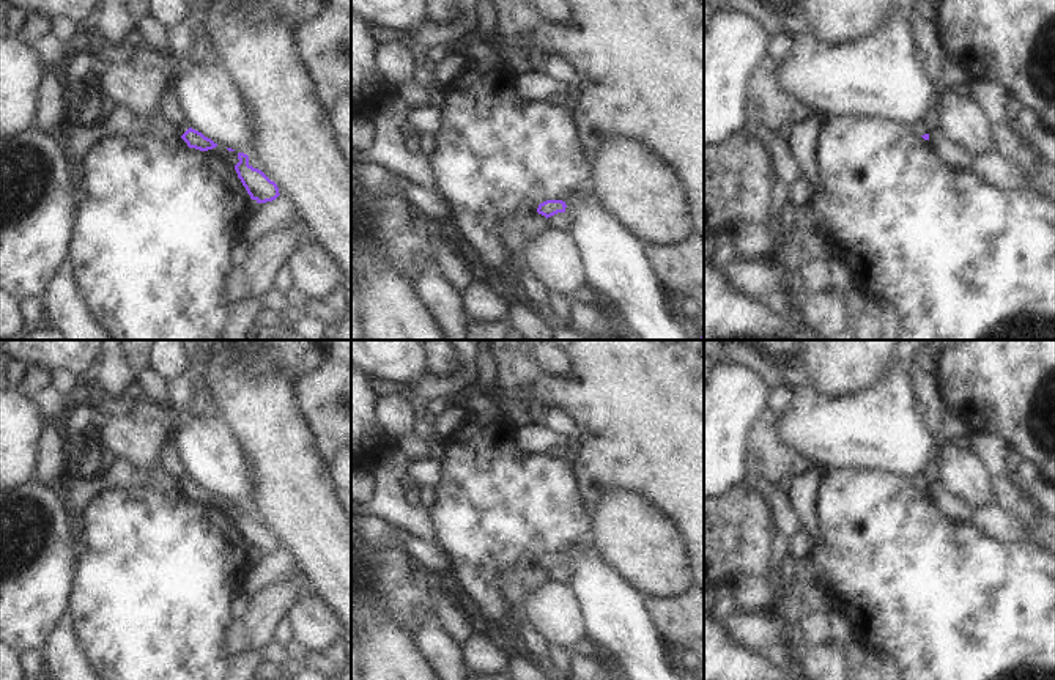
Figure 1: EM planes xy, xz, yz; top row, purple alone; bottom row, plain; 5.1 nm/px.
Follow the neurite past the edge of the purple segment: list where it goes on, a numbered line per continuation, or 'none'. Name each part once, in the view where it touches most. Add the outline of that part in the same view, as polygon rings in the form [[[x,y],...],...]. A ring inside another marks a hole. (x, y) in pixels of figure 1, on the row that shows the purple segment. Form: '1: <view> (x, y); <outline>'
none

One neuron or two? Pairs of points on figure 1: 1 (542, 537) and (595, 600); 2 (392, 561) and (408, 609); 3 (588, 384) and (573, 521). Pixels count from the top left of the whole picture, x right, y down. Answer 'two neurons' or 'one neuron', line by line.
1: two neurons
2: one neuron
3: two neurons

